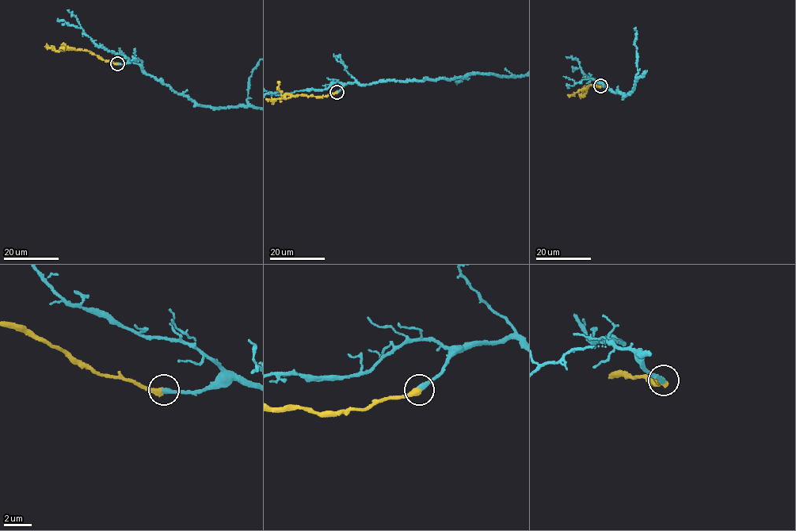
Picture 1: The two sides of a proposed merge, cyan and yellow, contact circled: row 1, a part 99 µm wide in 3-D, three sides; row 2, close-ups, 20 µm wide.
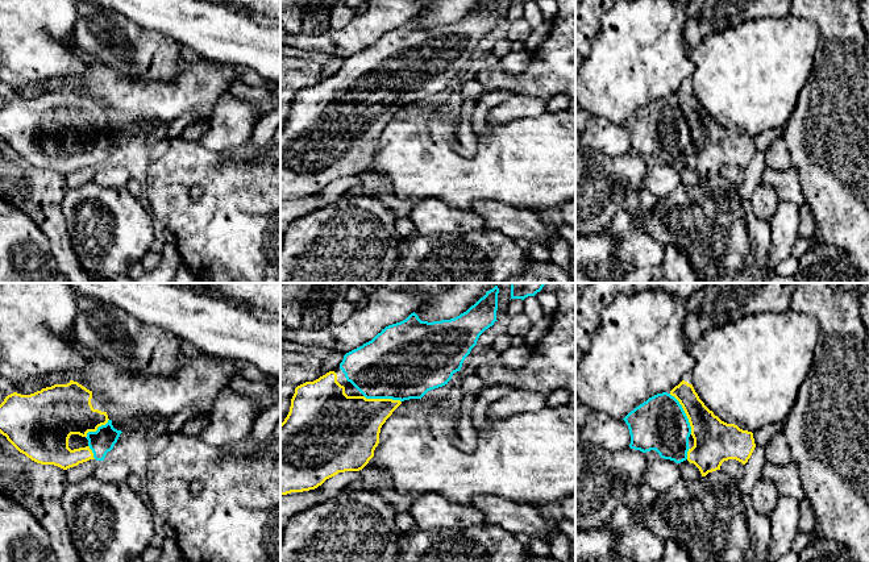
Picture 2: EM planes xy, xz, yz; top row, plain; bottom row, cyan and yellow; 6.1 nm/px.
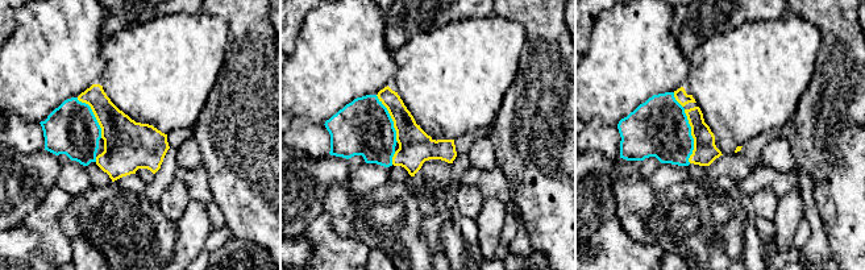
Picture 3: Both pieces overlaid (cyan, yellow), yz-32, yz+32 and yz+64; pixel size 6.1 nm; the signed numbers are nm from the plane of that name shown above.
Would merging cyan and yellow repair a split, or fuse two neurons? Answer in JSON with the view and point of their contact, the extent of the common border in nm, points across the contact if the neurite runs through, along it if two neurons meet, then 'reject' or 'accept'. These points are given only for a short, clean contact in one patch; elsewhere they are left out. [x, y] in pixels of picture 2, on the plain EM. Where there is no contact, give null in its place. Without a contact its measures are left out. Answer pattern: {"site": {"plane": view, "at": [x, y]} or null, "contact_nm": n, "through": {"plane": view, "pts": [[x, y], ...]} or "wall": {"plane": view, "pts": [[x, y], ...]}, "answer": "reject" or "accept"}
{"site": {"plane": "yz", "at": [685, 119]}, "contact_nm": 280, "answer": "accept"}

